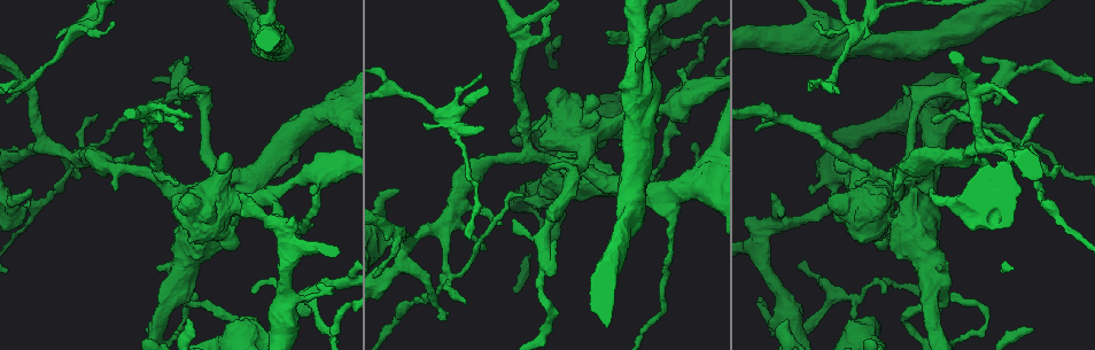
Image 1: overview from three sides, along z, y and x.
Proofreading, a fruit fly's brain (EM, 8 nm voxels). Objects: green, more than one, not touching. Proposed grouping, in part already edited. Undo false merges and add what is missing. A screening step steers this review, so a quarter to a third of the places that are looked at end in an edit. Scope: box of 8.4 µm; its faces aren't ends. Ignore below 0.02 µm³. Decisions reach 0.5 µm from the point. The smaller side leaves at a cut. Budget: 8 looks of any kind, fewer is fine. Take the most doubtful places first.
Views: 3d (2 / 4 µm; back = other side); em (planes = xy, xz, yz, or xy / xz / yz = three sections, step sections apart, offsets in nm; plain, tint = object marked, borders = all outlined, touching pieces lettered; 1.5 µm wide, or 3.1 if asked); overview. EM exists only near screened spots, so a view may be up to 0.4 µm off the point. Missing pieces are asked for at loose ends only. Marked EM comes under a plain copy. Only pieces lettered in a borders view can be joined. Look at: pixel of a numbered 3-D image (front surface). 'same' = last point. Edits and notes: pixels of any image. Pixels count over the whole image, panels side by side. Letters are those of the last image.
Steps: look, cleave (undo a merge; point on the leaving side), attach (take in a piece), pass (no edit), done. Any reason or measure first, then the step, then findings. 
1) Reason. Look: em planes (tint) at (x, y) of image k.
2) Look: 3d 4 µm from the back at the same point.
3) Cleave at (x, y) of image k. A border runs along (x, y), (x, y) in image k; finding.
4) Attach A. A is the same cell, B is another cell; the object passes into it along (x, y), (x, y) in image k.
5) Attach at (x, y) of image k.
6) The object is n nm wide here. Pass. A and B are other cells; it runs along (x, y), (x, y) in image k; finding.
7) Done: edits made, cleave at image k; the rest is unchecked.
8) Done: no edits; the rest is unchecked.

Look: em planes (tint) at (241, 195) of image 1.

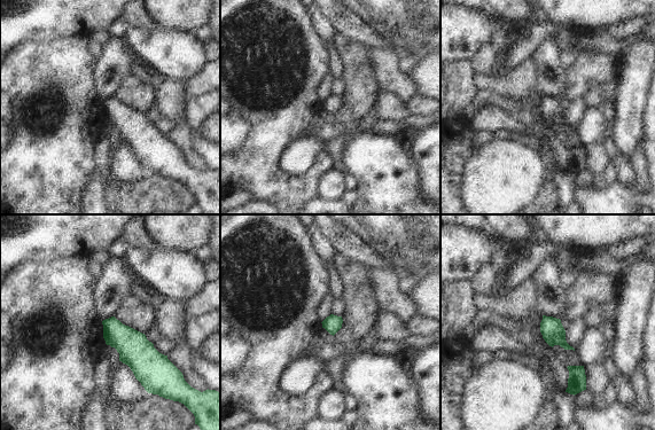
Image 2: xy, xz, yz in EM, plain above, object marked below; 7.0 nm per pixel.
What lies round it. Look: em planes (borders) at the same point.

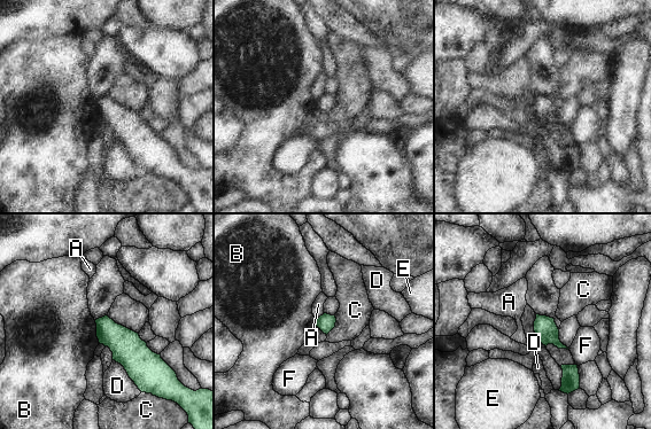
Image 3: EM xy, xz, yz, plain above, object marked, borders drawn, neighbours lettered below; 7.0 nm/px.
Pass. A, B, C, D, E and F are other cells; a border runs along (324, 313), (316, 320) in image 3; no lettered piece goes on from it.

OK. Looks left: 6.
Free end. Look: 3d 4 µm at (332, 288) of image 1.

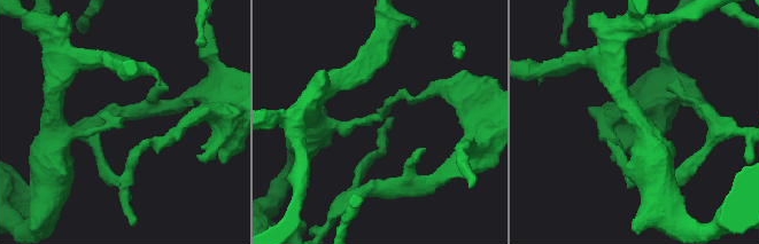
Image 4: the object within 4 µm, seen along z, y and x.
Look: em planes (borders) at (381, 118) of image 4.

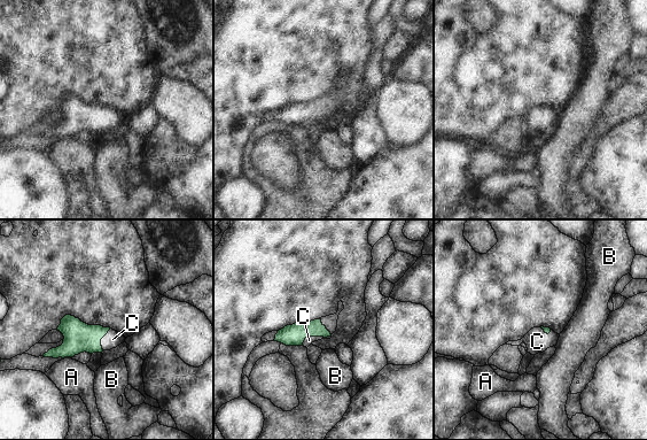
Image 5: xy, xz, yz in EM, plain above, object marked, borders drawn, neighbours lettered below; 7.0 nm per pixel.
Attach C. C is the same cell, A and B are other cells; the object passes into it along (295, 334), (322, 336), (309, 340) in image 5; the neuron continues.

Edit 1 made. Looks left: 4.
Abrupt turn. Look: 3d 2 µm at (447, 270) of image 1.

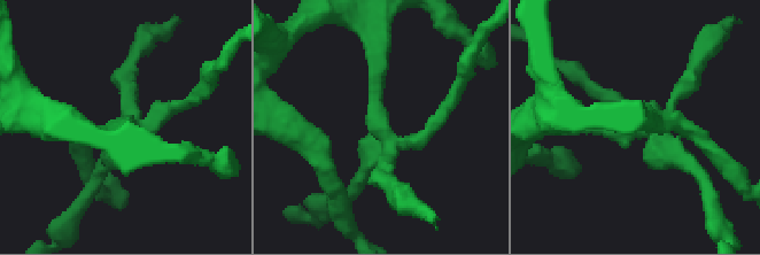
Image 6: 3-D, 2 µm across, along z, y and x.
Now the EM. Look: em planes (borders) at (380, 120) of image 6.

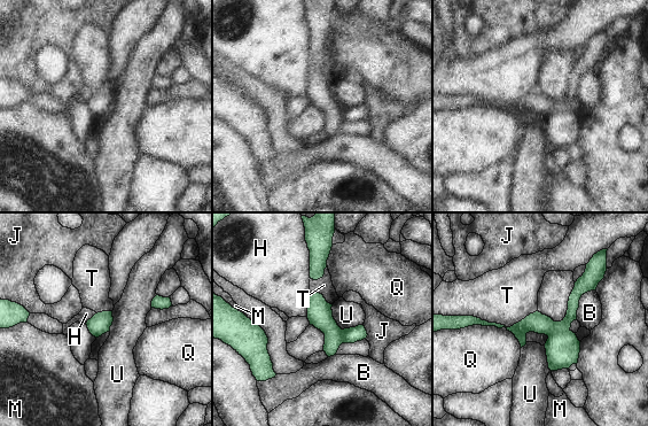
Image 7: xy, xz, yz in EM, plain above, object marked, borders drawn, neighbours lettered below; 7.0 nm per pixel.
The object is 140 nm wide here; the longest contact is with T, 600 nm. Cleave at (562, 348) of image 7. B, H, J, M, Q, T and U are other cells; two neurons meet here.

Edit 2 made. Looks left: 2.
Done: edits made, attach at image 5, cleave at image 7; the rest is unchecked.

